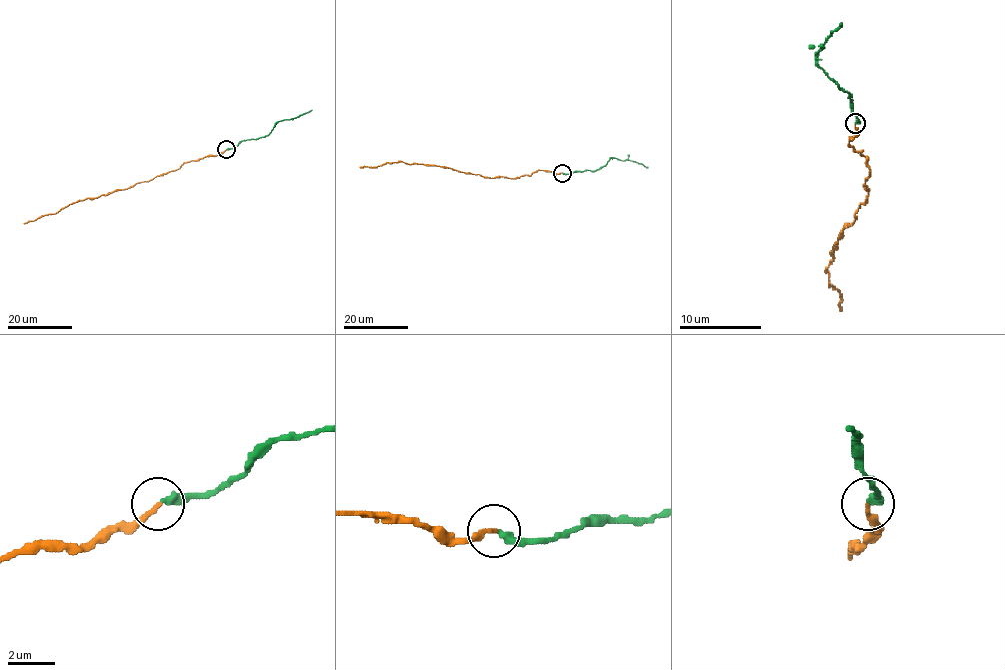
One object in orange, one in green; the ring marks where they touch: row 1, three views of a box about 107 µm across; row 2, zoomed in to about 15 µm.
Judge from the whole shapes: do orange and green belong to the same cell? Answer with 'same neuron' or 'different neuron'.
same neuron

